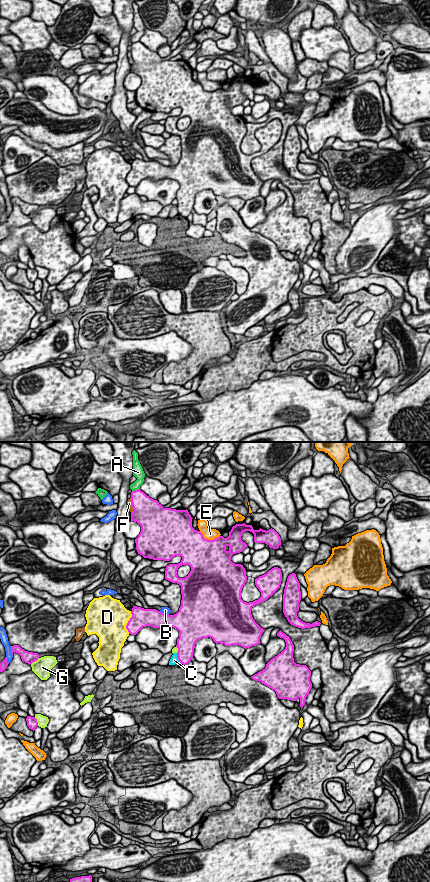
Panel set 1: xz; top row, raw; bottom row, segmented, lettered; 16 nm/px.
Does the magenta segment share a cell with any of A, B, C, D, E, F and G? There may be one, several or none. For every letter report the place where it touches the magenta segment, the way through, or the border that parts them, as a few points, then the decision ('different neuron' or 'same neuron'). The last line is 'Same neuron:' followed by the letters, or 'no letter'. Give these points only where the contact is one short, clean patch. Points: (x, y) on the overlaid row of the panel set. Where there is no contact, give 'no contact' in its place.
A: xz (135, 490) | different neuron
B: xz (163, 613) | different neuron
C: xz (177, 656) | along xz (176, 653), (179, 661) | different neuron
D: xz (128, 622) | different neuron
E: xz (209, 540) | different neuron
F: xz (132, 505) | different neuron
G: xz (35, 660) | different neuron
Same neuron: no letter

